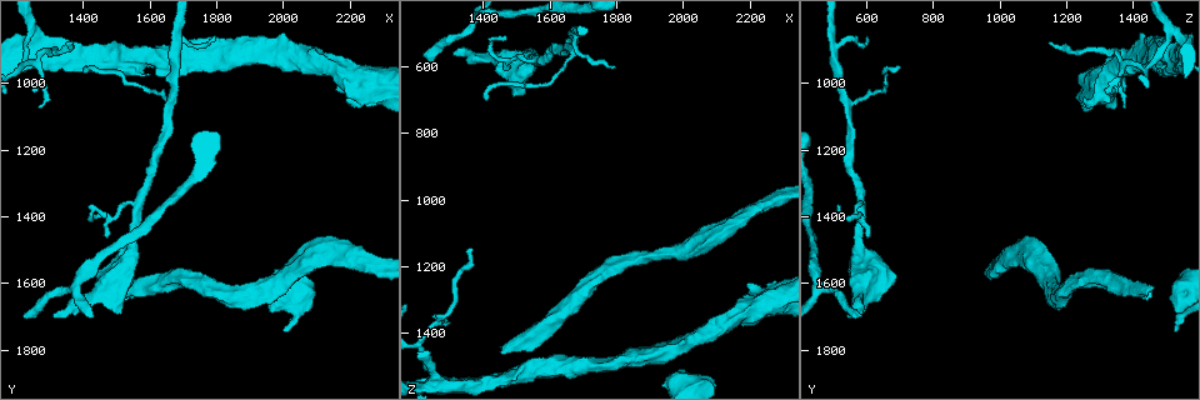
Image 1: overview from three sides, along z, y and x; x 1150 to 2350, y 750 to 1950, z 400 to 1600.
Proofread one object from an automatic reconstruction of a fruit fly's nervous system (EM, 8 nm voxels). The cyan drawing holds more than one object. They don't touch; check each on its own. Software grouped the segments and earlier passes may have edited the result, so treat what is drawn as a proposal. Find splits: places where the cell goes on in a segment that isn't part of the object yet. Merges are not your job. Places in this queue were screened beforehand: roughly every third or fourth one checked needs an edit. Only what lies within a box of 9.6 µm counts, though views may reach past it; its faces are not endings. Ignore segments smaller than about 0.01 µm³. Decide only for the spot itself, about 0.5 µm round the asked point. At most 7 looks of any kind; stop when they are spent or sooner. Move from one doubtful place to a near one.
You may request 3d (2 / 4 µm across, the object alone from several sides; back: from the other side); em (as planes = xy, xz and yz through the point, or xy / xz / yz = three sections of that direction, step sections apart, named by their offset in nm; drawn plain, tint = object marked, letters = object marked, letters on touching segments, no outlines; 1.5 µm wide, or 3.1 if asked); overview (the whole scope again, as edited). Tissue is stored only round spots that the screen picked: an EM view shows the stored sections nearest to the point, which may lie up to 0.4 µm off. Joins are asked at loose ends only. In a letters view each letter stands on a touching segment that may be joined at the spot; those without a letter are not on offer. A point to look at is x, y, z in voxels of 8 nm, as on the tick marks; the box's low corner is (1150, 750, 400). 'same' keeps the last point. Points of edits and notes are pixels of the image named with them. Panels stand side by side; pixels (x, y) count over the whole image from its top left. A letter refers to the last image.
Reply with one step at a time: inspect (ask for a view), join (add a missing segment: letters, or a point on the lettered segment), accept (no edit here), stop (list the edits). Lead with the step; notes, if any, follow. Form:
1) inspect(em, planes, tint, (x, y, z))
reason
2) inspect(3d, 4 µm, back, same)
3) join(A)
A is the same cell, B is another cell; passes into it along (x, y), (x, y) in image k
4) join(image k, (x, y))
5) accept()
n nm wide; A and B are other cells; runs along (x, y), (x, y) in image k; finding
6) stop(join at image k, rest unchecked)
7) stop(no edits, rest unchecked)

inspect(em, planes, tint, (1370, 890, 1150))
tapers out

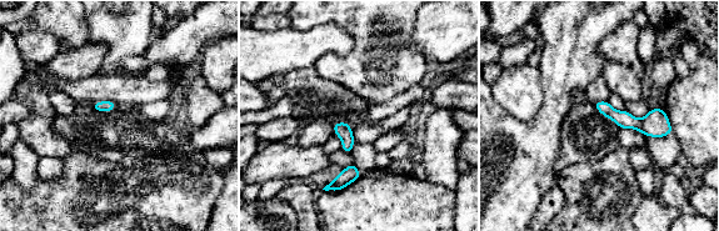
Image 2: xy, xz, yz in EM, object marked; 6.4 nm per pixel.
inspect(em, planes, letters, same)
what lies round it

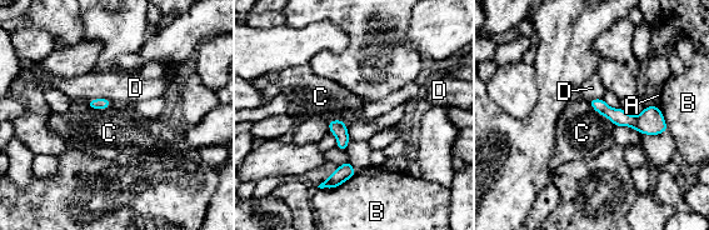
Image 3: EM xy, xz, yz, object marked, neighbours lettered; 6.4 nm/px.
accept()
A, B, C and D are other cells; border along (588, 101), (614, 126) in image 3; none of them fits

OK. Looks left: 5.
inspect(em, xz, step 8, letters, (1450, 1620, 1450))

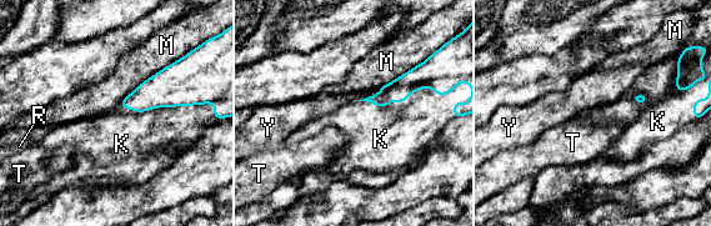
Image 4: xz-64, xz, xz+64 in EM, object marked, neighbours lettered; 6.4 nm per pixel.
inspect(em, planes, letters, same)

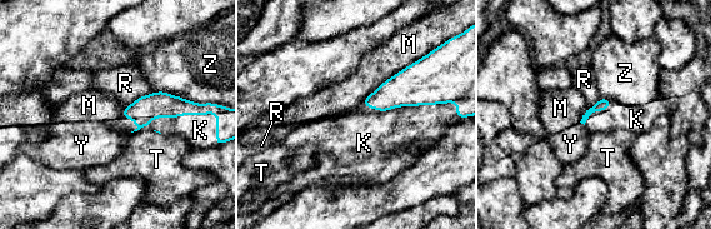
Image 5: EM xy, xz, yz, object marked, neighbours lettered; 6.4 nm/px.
join(K)
K is the same cell, M, R, T, Y and Z are other cells; passes into it along (431, 80), (402, 105), (389, 142) in image 5; it goes on there

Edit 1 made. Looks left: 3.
inspect(em, yz, step 8, tint, (2010, 1750, 1520))
long arm stops here

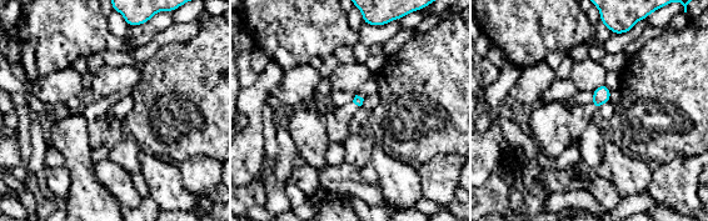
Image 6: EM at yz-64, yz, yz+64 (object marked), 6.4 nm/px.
inspect(em, planes, letters, same)
cut it another way

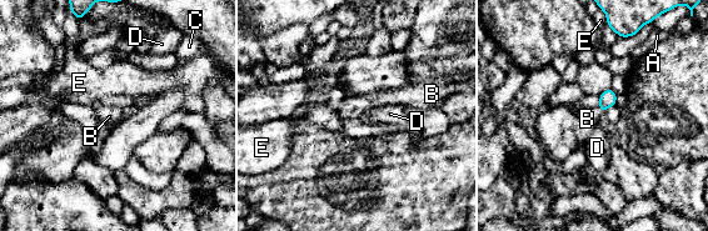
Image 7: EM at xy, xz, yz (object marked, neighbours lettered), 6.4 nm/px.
join(B)
B is the same cell, A, C, D and E are other cells; passes into it along (608, 98), (599, 109), (587, 119) in image 7; it goes on there

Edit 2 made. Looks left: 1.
stop(join at image 5, join at image 7, rest unchecked)

